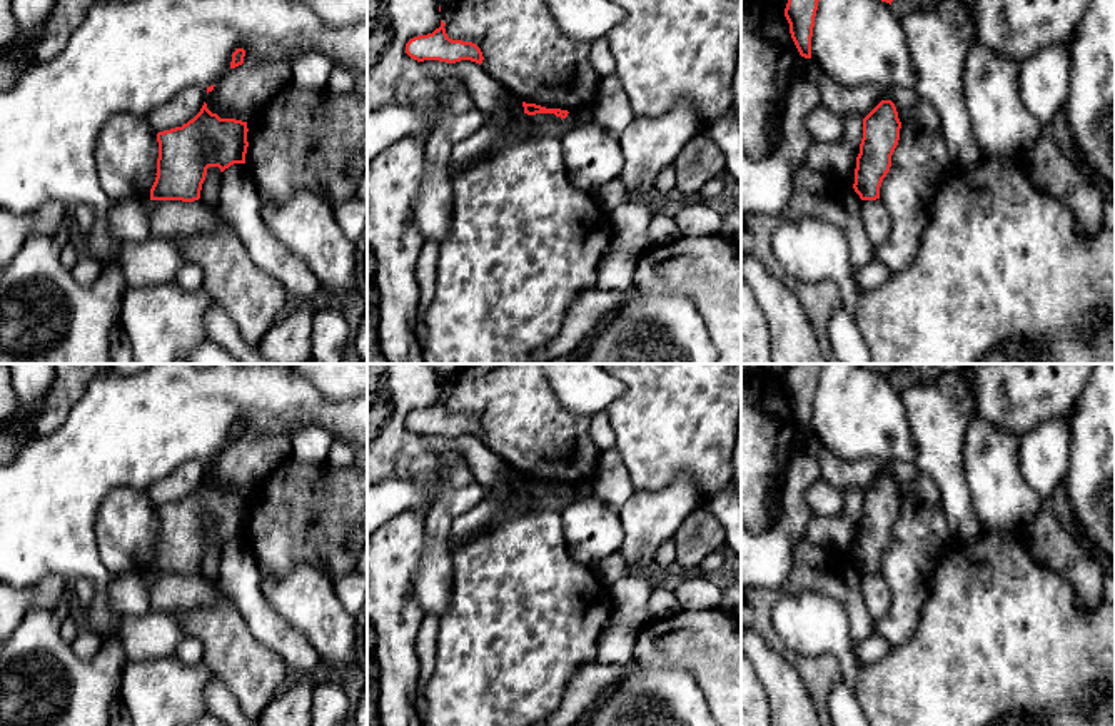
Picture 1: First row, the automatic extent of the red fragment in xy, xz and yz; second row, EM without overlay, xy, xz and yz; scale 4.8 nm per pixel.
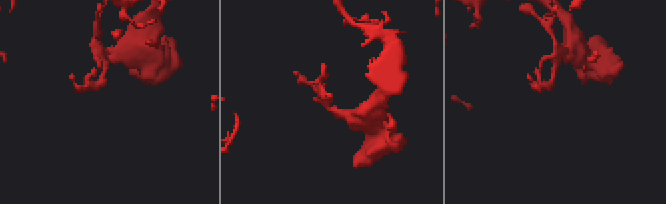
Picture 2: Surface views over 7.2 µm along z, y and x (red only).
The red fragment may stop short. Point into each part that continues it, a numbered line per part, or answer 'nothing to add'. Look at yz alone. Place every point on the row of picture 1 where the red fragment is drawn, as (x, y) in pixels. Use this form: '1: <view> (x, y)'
1: yz (877, 221)

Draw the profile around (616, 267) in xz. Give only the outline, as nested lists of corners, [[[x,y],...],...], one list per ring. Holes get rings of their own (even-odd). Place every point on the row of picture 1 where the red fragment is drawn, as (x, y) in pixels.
[[[614,237],[599,262],[596,287],[599,290],[633,292],[636,260],[638,257],[629,254]]]

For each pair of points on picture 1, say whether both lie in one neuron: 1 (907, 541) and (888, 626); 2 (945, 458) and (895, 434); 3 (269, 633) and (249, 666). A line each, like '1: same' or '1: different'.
1: same
2: different
3: different

